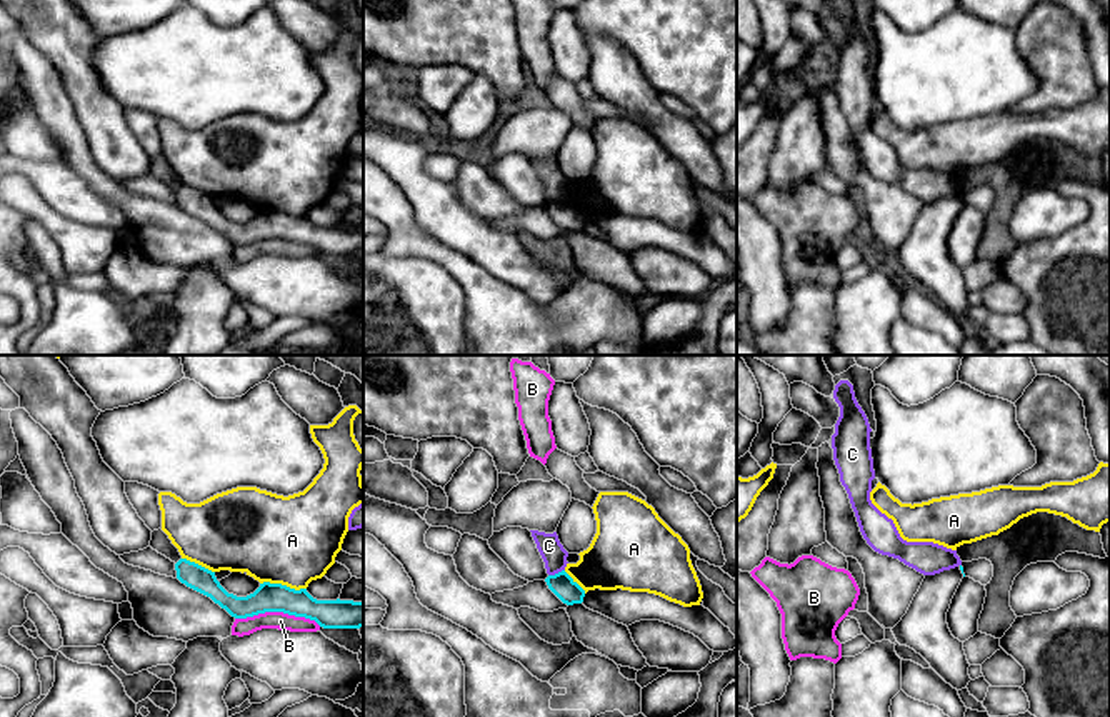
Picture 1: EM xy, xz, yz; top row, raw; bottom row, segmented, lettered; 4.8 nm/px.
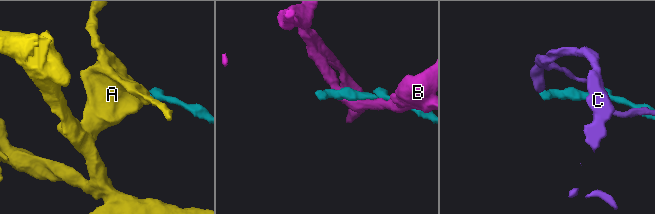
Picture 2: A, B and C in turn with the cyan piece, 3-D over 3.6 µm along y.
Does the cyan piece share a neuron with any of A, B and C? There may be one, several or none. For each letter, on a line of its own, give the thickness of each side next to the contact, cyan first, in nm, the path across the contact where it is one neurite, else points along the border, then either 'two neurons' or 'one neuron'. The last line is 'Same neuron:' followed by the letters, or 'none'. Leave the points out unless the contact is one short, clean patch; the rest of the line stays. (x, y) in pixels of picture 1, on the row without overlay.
A: 140 nm thick on the cyan side, 420 nm on the other; two neurons
B: 140 nm thick on the cyan side, 90 nm on the other; two neurons
C: 110 nm thick on the cyan side, 120 nm on the other; border along xz (564, 195), (549, 202); two neurons
Same neuron: none

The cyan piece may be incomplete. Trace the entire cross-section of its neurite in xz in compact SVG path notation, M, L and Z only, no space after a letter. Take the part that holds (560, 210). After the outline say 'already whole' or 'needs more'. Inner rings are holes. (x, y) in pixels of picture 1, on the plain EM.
M565 198L545 205L548 215L567 232L582 230L585 217Z; already whole

